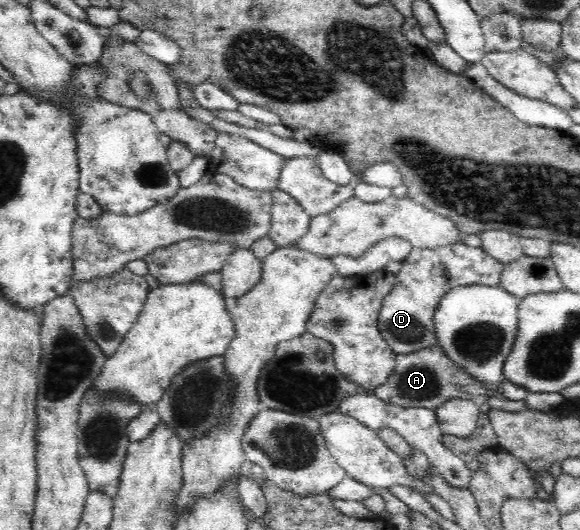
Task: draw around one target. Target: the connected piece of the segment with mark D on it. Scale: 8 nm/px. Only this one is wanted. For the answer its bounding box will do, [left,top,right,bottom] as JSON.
[377,242,503,354]

